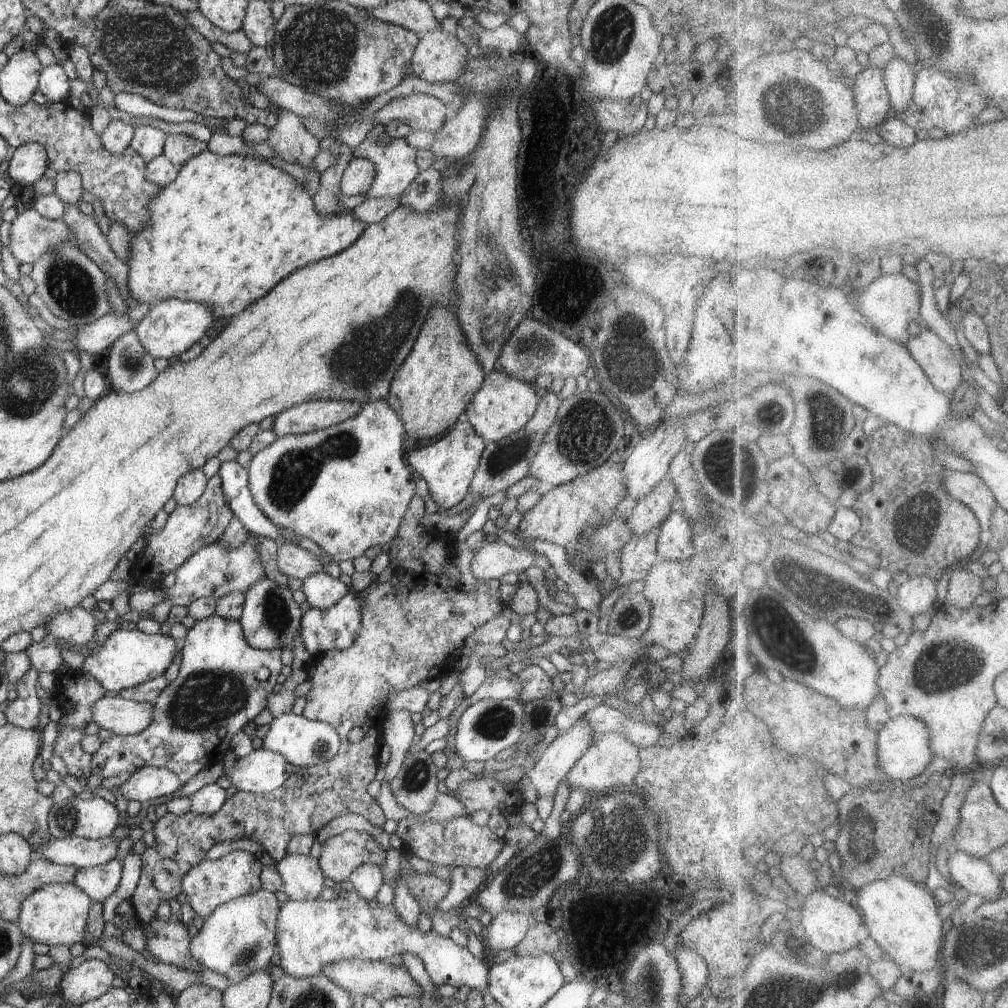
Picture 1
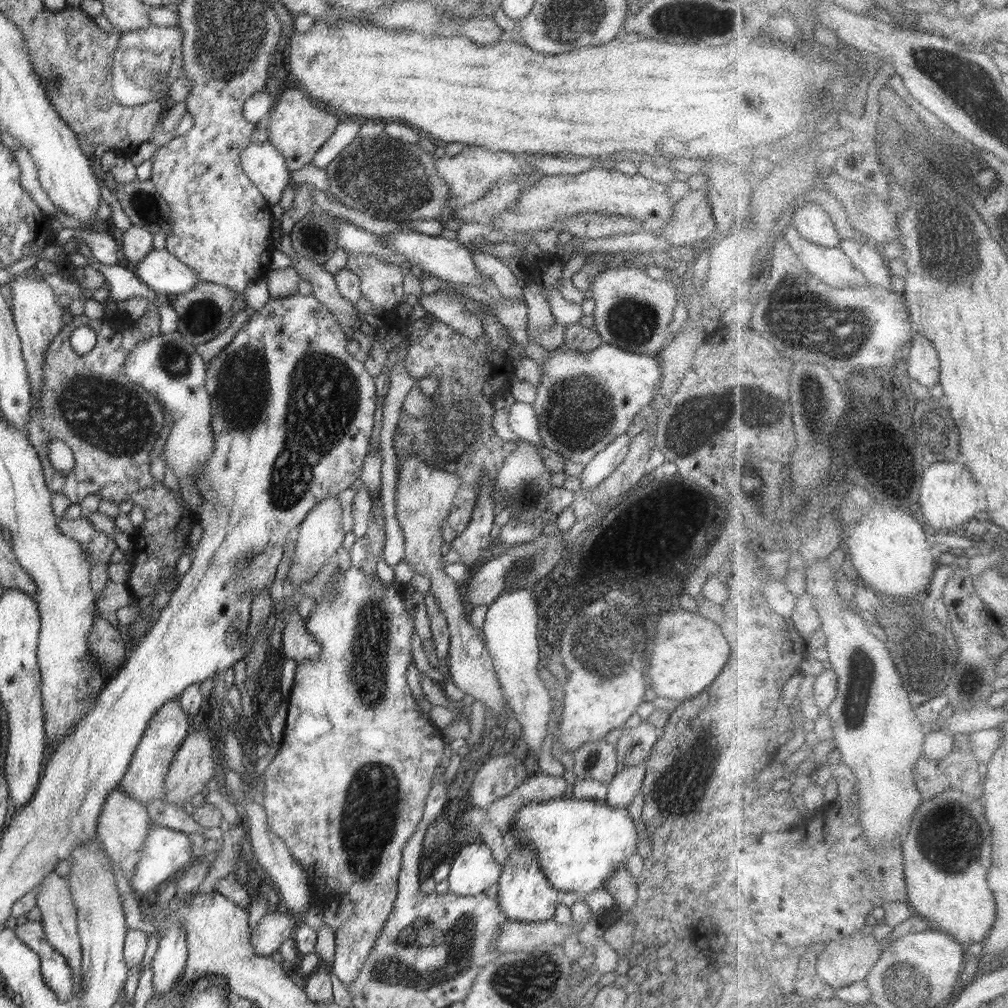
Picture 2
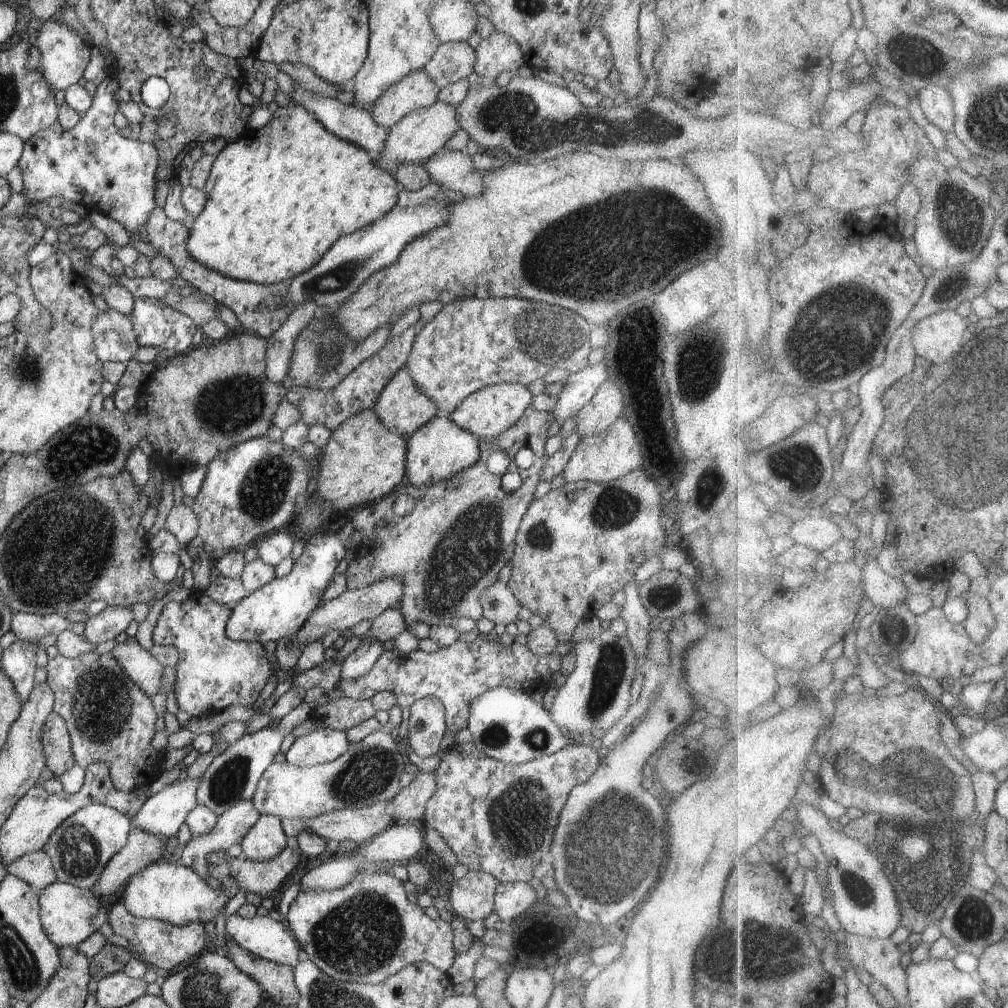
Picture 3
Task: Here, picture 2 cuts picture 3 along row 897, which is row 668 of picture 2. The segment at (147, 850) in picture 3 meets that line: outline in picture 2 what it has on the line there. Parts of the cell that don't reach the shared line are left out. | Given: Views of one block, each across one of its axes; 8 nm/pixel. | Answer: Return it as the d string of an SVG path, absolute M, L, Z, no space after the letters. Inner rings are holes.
M96 605L93 611L94 625L88 633L90 652L106 675L111 675L119 669L126 658L126 646L122 634L108 621L99 616Z

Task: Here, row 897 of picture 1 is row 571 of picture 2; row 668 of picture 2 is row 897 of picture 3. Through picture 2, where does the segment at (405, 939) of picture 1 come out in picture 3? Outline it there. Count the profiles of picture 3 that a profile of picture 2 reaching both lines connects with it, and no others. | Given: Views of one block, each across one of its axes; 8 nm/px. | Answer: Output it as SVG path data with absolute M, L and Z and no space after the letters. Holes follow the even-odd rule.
M374 870L356 875L345 887L300 891L291 903L286 922L294 932L308 958L329 977L337 981L378 984L389 976L414 963L430 963L446 973L455 959L453 930L449 922L430 918L424 909L411 904L406 897L403 882L393 874Z

